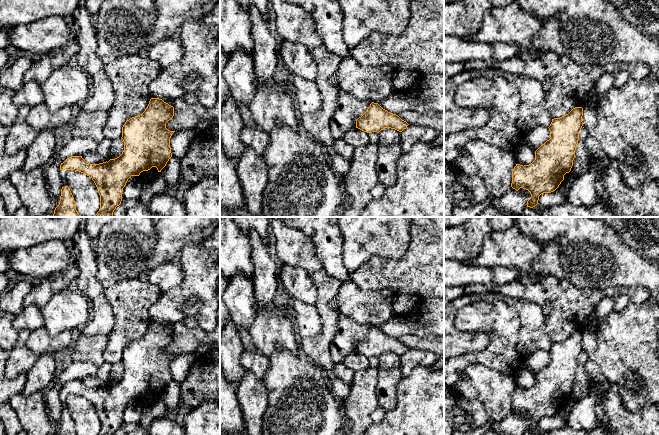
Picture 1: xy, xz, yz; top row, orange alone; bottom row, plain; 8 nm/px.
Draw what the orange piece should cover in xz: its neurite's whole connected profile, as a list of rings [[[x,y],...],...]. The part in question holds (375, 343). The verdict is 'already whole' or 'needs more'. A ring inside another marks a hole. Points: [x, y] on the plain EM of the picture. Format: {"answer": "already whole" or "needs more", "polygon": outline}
{"answer": "already whole", "polygon": [[[372,326],[367,335],[356,344],[356,352],[367,356],[377,356],[385,352],[402,356],[409,348],[398,339],[383,333],[378,327]]]}

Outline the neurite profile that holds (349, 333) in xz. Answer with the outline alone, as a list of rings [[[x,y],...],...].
[[[341,313],[337,325],[338,331],[330,344],[330,355],[336,367],[343,363],[348,354],[356,352],[356,344],[367,335],[372,327],[357,323]]]

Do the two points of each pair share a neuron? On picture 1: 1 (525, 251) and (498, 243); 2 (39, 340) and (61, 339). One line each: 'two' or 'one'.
1: one
2: one

